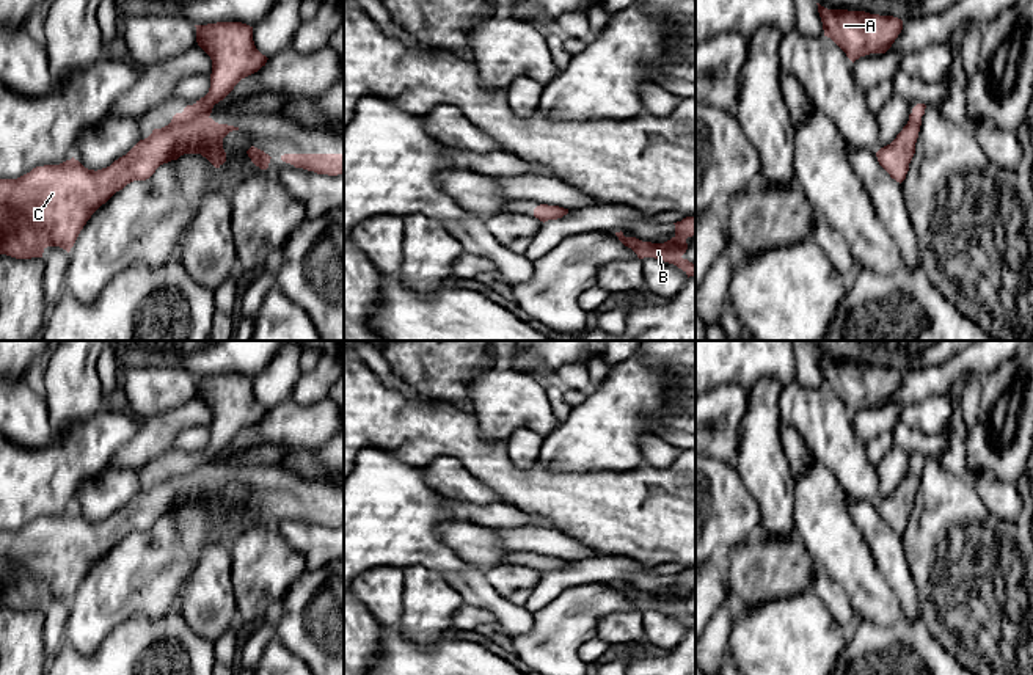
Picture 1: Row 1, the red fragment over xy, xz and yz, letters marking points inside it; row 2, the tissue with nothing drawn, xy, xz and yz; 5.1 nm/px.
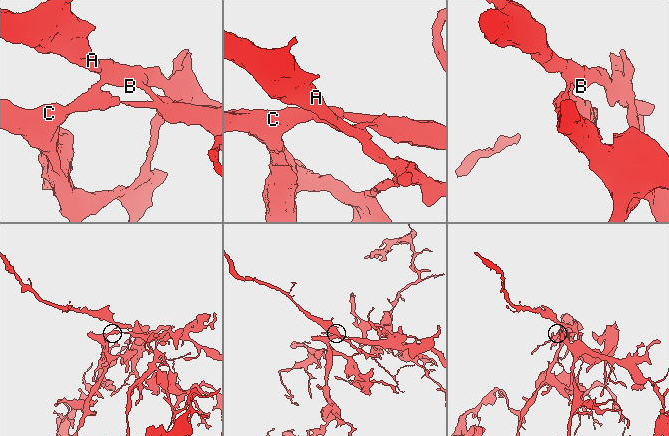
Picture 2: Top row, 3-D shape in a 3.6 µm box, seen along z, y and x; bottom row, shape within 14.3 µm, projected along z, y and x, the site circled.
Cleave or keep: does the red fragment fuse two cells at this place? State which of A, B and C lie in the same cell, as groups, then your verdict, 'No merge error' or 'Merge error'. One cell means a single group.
Groups: A B / C. Merge error

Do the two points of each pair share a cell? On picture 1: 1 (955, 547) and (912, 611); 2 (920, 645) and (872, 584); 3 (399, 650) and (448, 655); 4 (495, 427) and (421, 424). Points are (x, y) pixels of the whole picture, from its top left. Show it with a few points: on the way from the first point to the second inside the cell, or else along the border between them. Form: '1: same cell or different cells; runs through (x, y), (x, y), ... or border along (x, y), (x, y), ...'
1: different cells; border along (908, 567), (914, 581), (920, 617)
2: different cells; border along (900, 617), (890, 625), (864, 622)
3: same cell; runs through (412, 656), (435, 656)
4: different cells; border along (473, 413), (484, 437), (504, 440)

